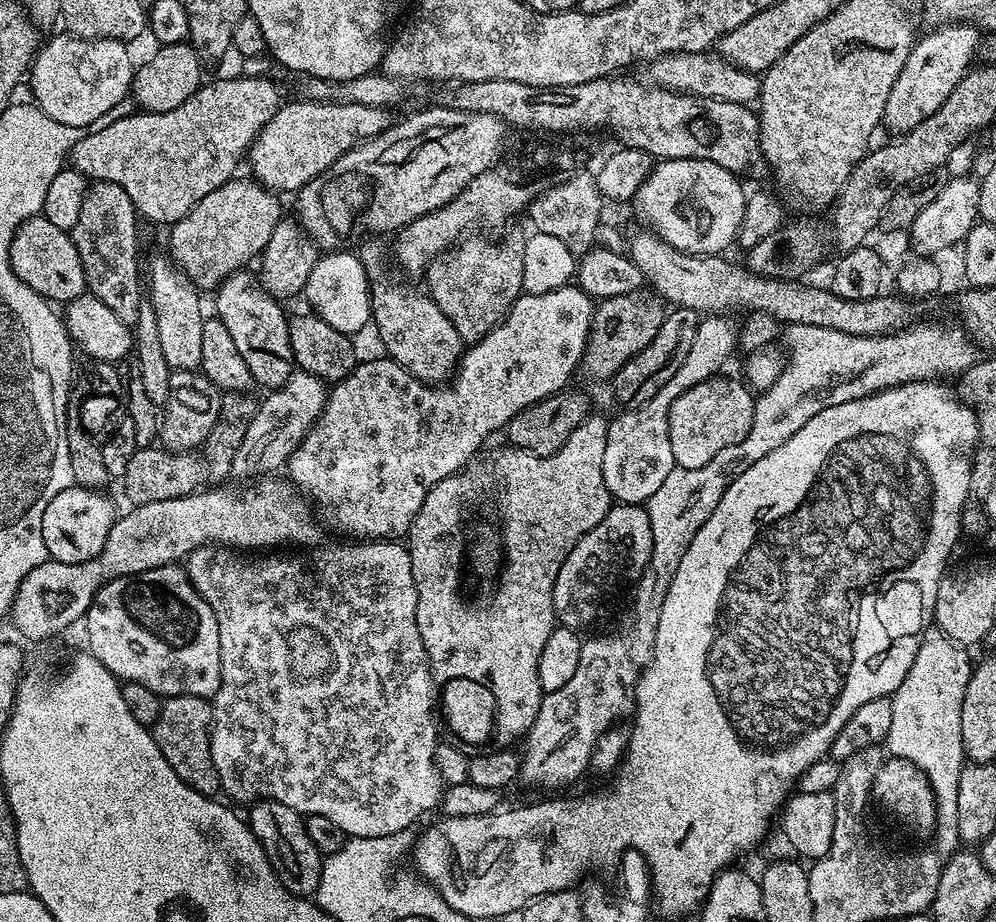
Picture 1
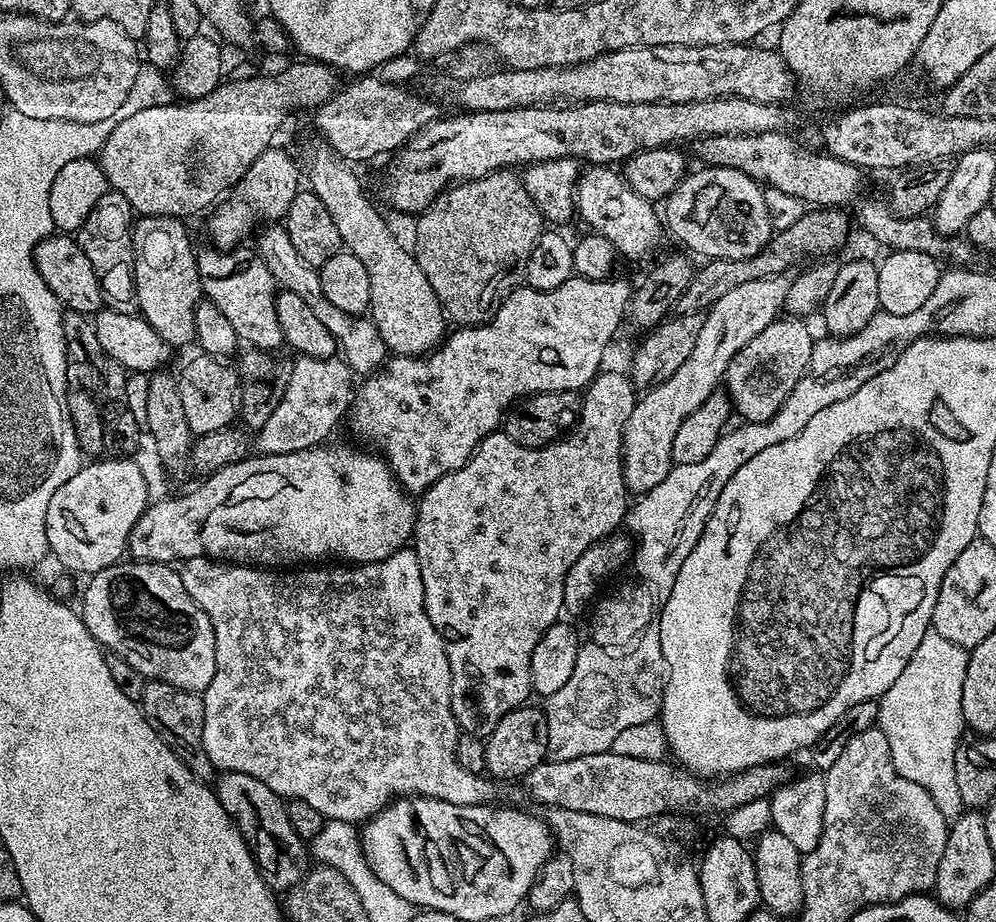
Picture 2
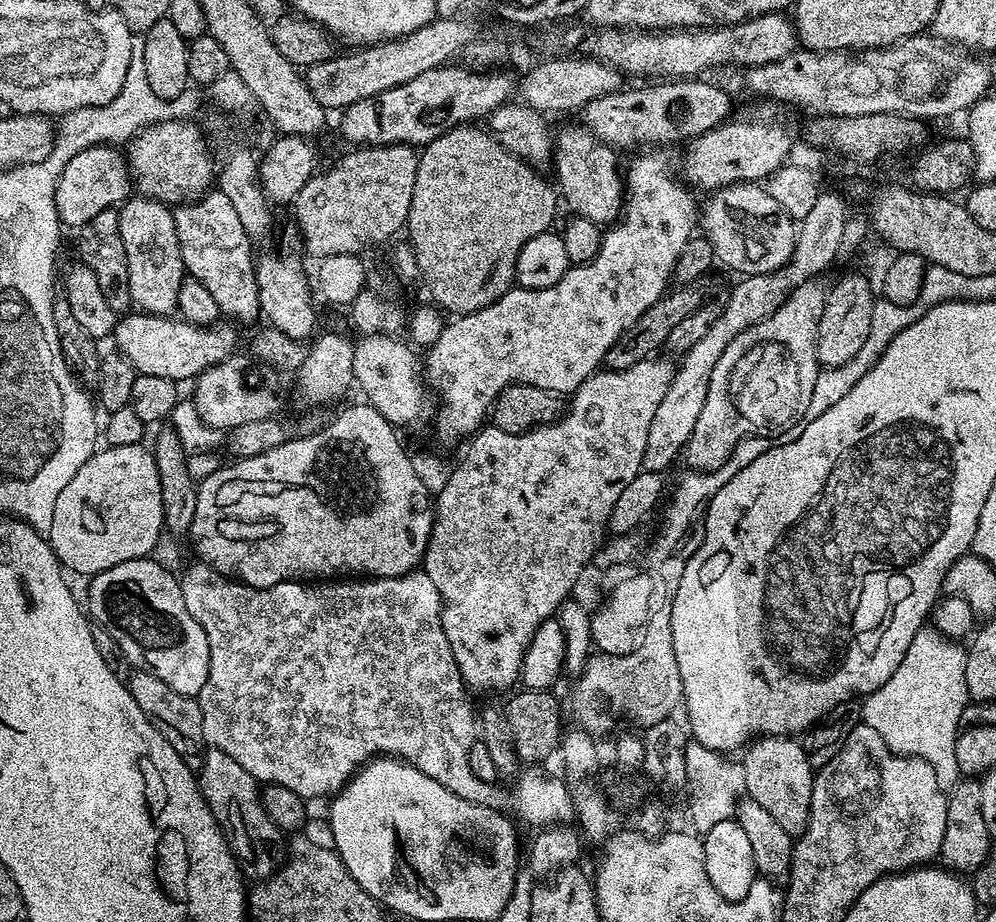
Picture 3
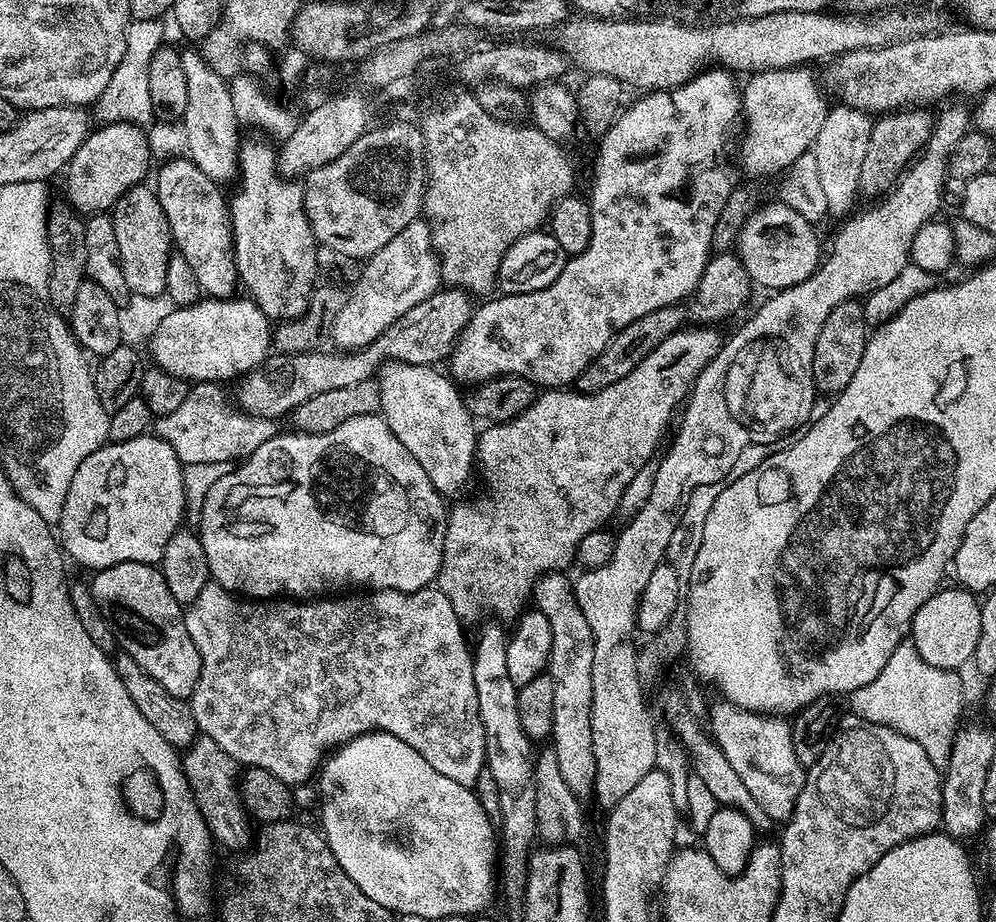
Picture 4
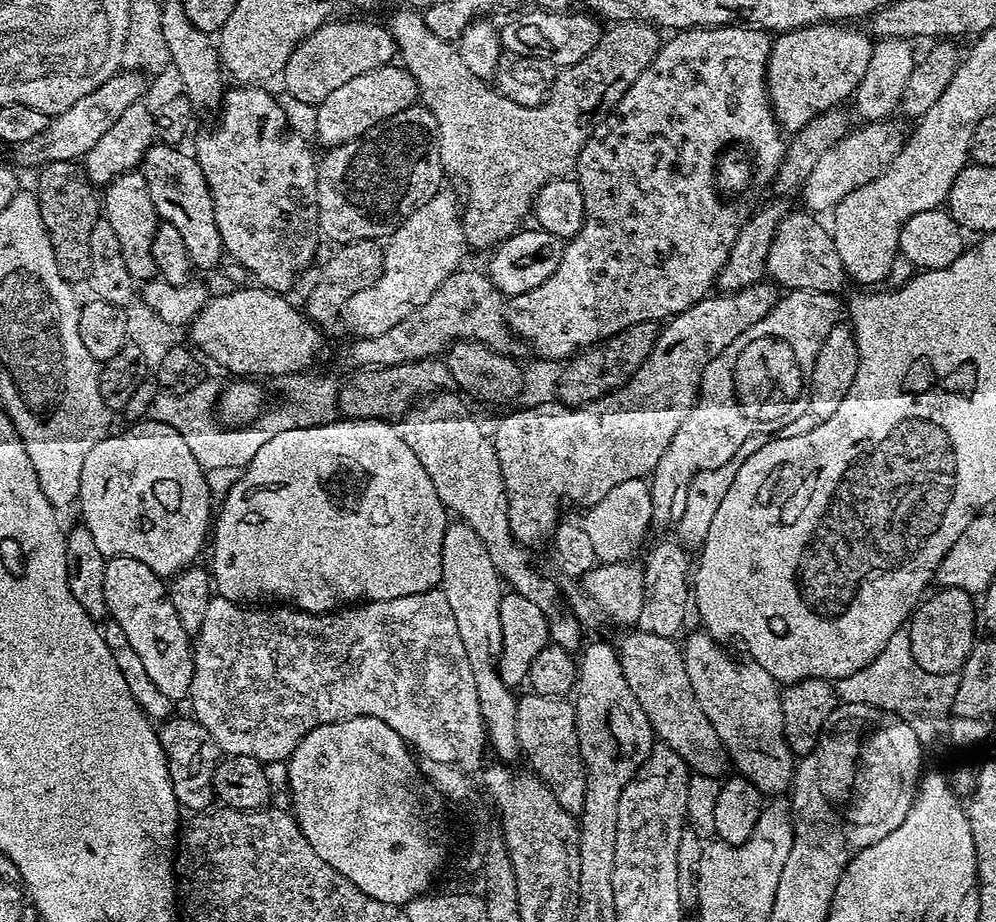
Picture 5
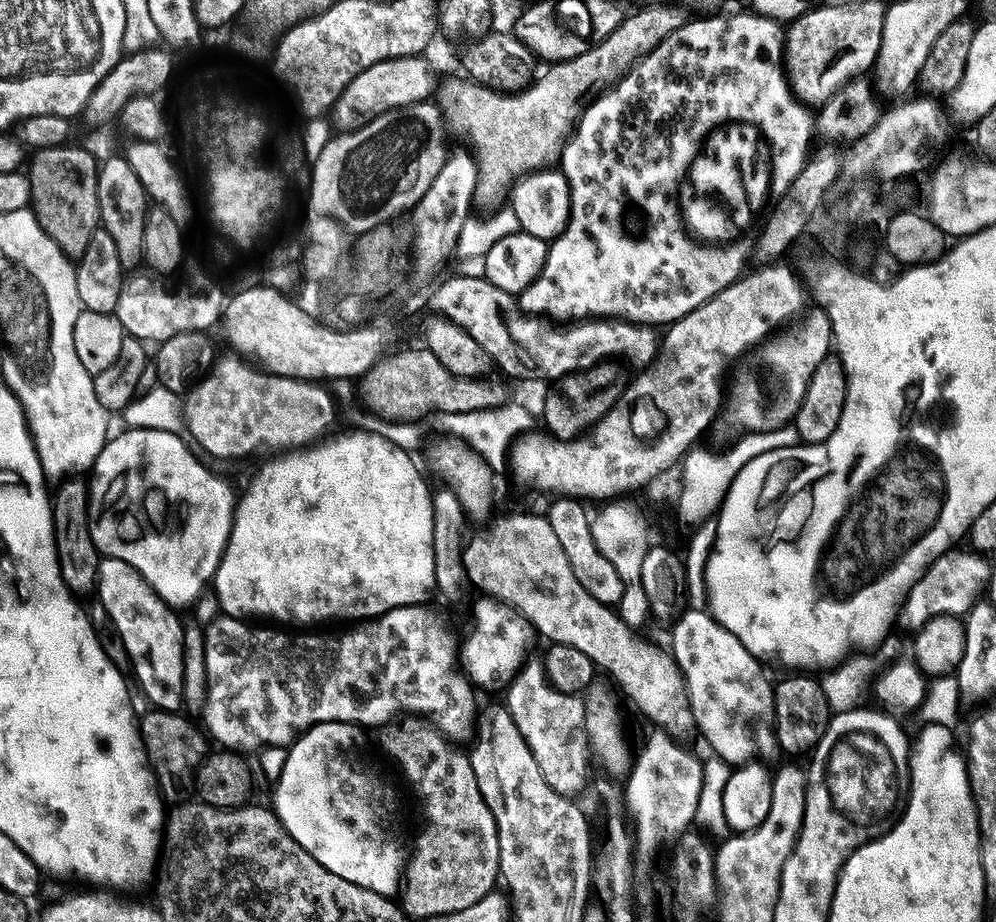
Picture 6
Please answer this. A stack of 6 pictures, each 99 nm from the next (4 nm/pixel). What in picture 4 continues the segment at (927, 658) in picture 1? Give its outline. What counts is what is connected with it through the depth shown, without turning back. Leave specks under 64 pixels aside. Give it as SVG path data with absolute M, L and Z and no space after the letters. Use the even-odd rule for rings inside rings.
M905 638L894 650L894 654L890 654L886 666L882 666L882 674L878 674L874 682L847 693L846 704L847 707L848 704L852 707L852 712L856 715L853 717L863 718L875 724L885 724L906 734L908 738L914 738L914 742L918 742L918 746L926 750L930 762L934 762L934 766L942 770L950 762L950 750L954 746L956 729L962 723L960 711L964 708L964 684L960 681L959 675L961 675L959 671L939 669L924 661L922 655L918 654L914 642L910 638ZM908 682L916 690L916 710L922 714L916 716L900 714L902 710L894 708L892 702L888 700L882 702L880 698L884 690L888 694L892 692L892 686L906 688Z

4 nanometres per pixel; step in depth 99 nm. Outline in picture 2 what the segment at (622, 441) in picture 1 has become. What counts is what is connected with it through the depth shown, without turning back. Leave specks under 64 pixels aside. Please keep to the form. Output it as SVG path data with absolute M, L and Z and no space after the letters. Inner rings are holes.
M788 274L758 278L758 282L734 286L734 290L718 298L718 302L703 313L702 330L694 342L690 358L686 358L686 362L682 362L666 382L647 389L637 399L630 418L624 424L624 485L629 493L643 494L654 490L654 486L666 478L674 466L671 450L678 428L710 398L712 392L721 387L734 354L738 354L750 338L762 334L762 330L781 315L792 279Z

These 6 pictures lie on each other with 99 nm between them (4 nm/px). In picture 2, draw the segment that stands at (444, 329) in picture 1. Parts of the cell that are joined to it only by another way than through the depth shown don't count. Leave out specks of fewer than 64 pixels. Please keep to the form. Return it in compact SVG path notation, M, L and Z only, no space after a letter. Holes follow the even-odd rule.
M312 134L305 142L304 164L307 187L322 201L326 210L330 210L330 218L334 218L341 245L354 254L358 262L362 262L370 278L368 312L385 349L398 356L422 356L433 351L446 336L444 309L430 282L426 282L426 274L422 274L415 255L409 249L407 252L392 237L391 226L368 201L359 178L352 173L353 165L319 134Z

